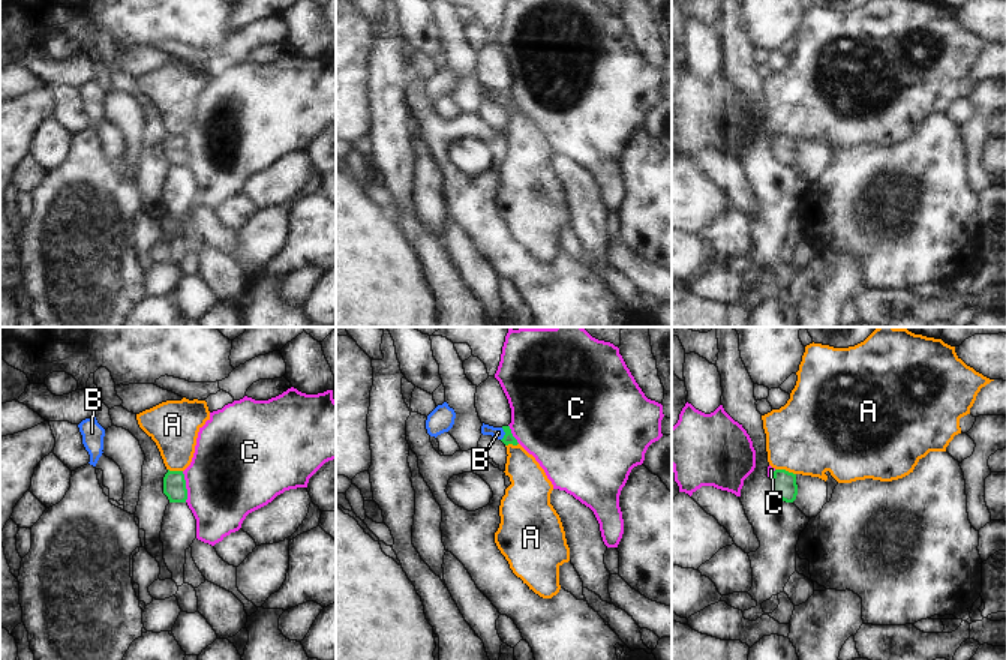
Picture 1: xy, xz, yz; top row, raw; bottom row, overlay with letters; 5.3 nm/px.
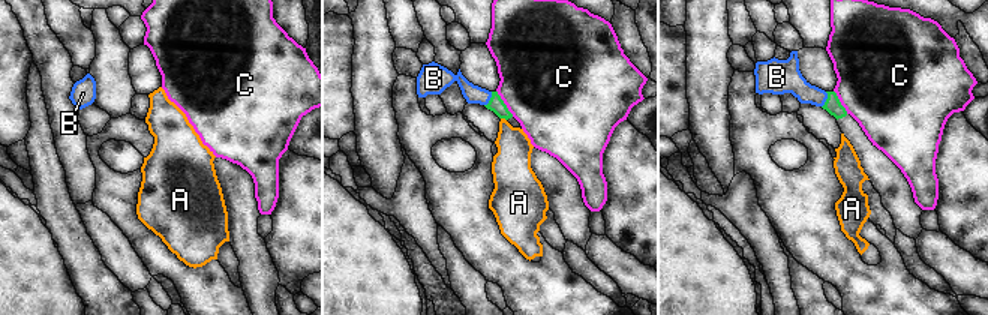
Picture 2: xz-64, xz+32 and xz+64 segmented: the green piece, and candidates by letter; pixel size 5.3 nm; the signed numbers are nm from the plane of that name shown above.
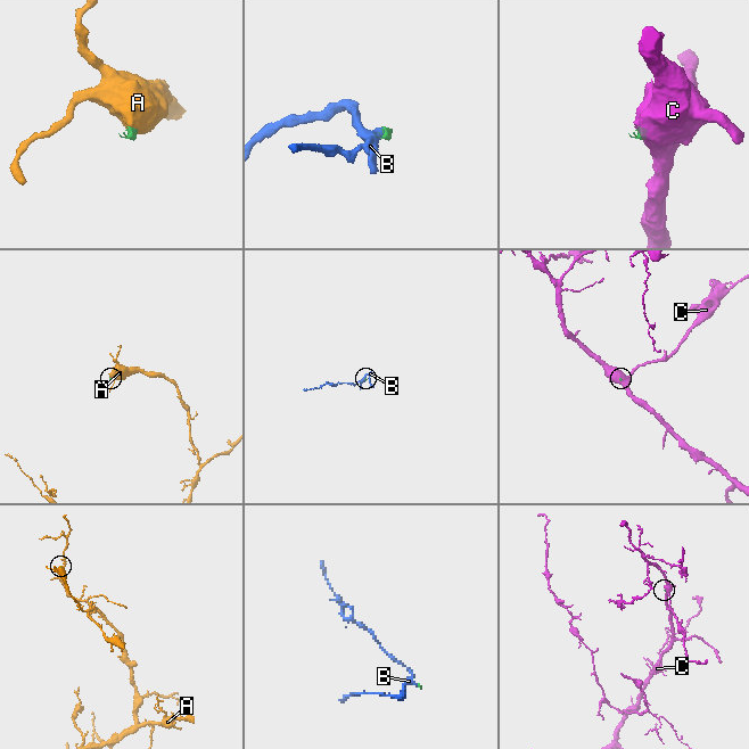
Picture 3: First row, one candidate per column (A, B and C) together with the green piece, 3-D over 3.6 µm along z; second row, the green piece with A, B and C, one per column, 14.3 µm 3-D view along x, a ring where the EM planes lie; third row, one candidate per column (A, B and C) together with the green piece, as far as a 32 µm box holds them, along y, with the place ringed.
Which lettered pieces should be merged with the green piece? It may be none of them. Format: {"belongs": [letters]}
{"belongs": ["B"]}

